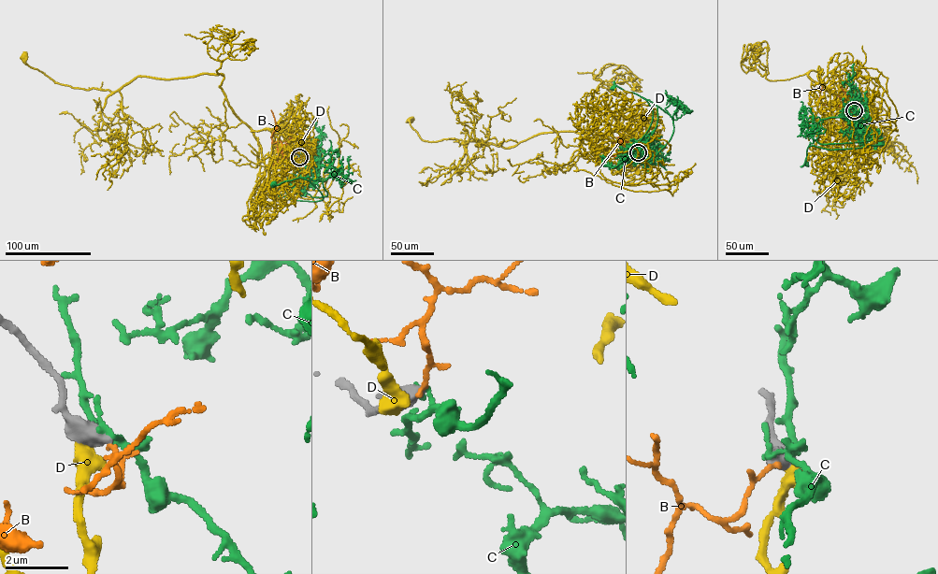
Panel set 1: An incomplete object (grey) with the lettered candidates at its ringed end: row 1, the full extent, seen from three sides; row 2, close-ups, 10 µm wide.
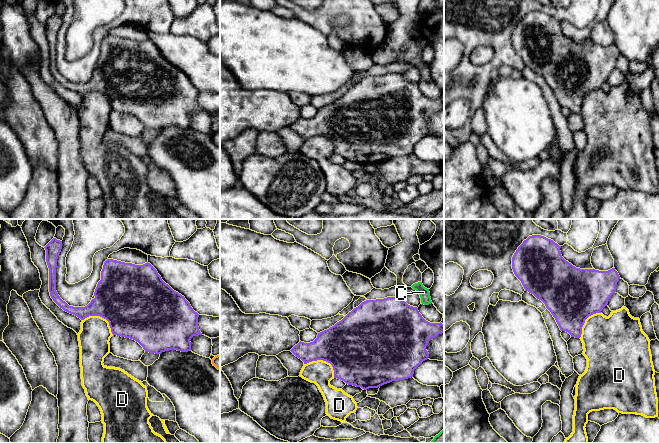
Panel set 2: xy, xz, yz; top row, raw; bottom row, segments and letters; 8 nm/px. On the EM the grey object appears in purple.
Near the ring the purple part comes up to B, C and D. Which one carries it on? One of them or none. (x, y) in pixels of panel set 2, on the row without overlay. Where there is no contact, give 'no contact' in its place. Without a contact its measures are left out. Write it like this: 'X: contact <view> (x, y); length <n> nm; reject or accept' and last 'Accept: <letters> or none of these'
B: no contact; reject
C: no contact; reject
D: contact xz (324, 136); length 280 nm; reject
Accept: none of these

